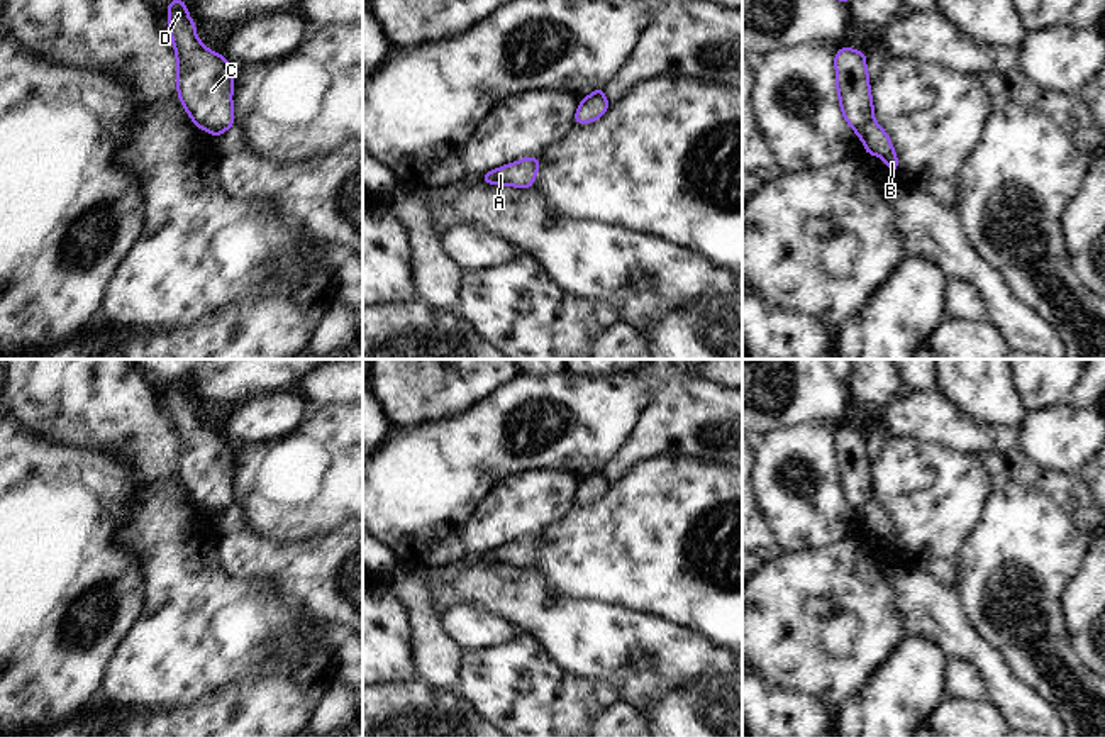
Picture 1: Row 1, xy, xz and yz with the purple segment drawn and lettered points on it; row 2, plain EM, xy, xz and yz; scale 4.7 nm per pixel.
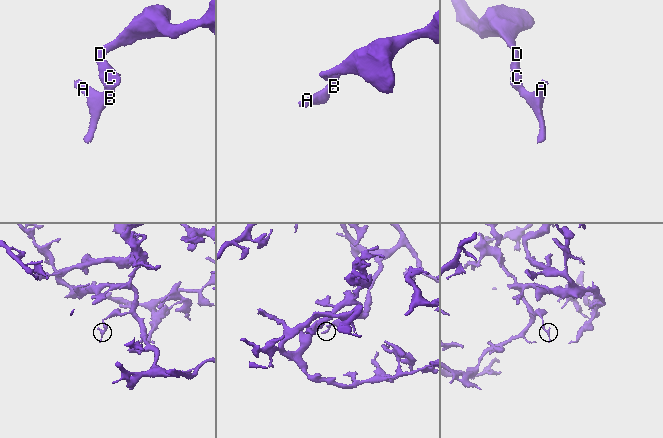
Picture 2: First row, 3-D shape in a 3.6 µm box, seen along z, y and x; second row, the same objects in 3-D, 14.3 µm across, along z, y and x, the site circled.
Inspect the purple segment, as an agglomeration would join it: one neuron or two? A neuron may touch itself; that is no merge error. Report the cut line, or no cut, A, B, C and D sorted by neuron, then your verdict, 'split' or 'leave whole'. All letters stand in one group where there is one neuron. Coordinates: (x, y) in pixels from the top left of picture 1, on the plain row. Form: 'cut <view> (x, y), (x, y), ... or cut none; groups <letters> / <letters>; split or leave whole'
cut yz (873, 500), (856, 512); groups A B / C D; split

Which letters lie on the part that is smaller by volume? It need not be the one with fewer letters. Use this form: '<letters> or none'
A, B

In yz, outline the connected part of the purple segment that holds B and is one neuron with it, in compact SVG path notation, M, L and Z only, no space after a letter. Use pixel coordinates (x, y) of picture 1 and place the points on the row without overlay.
M866 503L861 510L856 512L861 517L866 534L875 534L885 539L890 552L898 551L898 539L893 530L888 513L876 503Z

